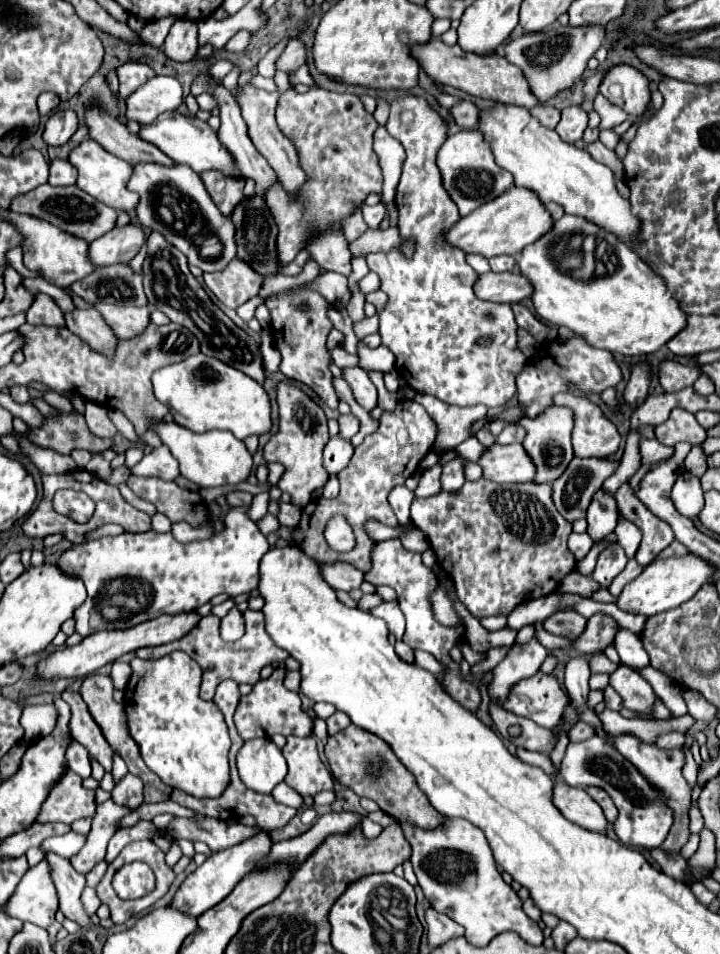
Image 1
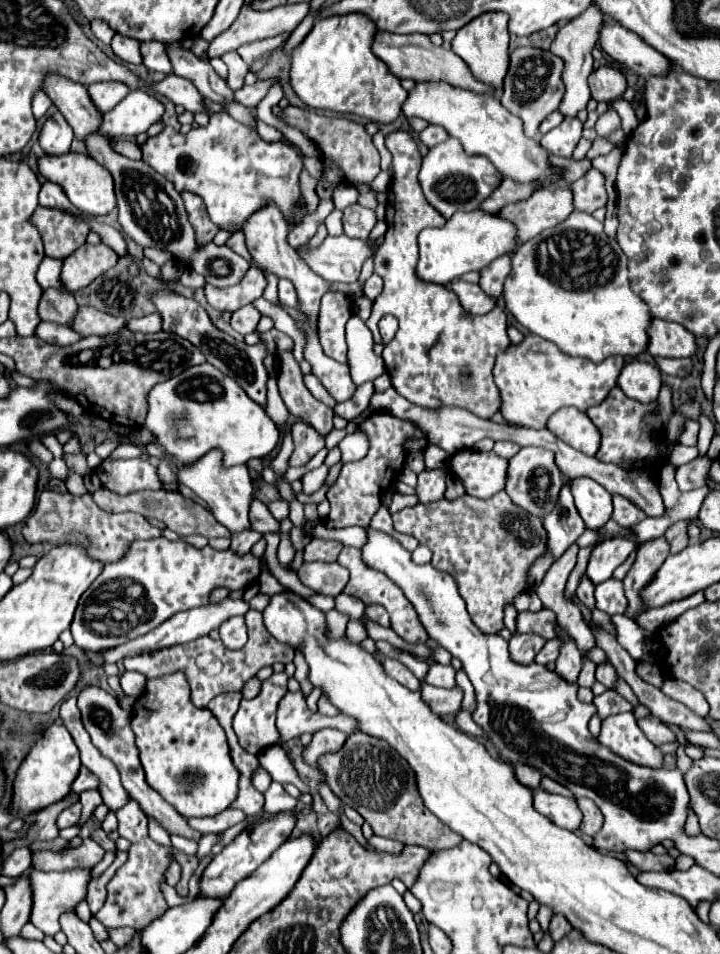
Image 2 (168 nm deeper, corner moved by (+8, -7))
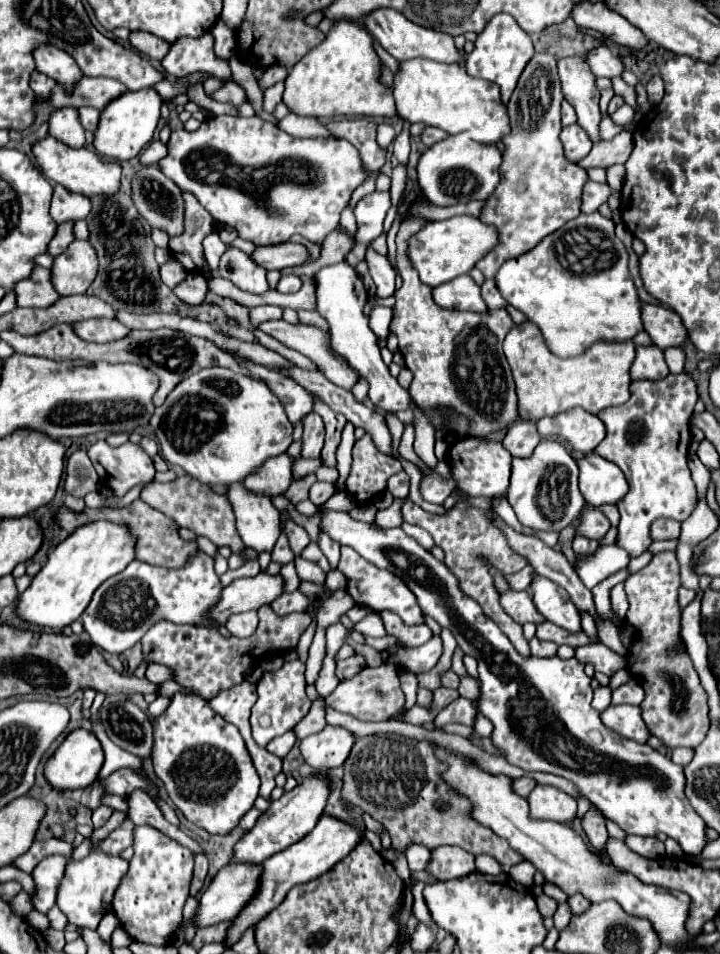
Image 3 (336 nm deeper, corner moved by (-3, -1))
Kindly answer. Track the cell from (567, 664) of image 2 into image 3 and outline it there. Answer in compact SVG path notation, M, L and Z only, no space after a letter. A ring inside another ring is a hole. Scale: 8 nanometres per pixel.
M534 574L532 582L528 586L528 594L532 596L534 606L546 620L550 620L570 632L582 630L580 618L578 618L578 608L570 602L570 596L558 584L550 582L548 578L544 578L540 574Z

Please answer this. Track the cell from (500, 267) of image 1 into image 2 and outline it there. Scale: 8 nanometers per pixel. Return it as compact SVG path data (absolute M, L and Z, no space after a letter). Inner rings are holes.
M505 254L505 256L499 256L497 260L493 260L491 266L487 266L483 272L481 272L481 280L479 280L479 286L491 294L491 296L501 296L503 292L503 282L507 278L507 274L511 272L511 256Z

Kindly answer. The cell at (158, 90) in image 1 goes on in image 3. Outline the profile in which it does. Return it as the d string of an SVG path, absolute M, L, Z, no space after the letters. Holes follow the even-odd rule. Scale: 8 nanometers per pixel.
M144 88L144 90L136 90L136 92L126 90L124 94L114 98L102 110L98 128L94 130L92 144L94 144L96 152L106 158L112 158L116 162L132 160L134 156L138 156L140 150L144 146L148 146L152 140L152 134L154 134L156 124L160 120L160 106L162 106L162 98L152 88Z

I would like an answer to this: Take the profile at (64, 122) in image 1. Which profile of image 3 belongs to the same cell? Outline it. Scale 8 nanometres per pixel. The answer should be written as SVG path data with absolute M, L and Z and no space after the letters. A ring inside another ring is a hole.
M58 108L50 114L50 120L48 120L50 134L60 142L68 144L70 148L84 146L84 130L76 114L78 114L76 108Z

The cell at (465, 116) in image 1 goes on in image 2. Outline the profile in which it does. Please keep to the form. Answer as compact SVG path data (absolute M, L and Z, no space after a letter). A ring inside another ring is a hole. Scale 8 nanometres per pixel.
M431 124L427 126L421 134L419 134L421 142L427 144L427 146L437 146L441 142L445 142L449 138L449 134L443 130L443 126L437 126L437 124Z

